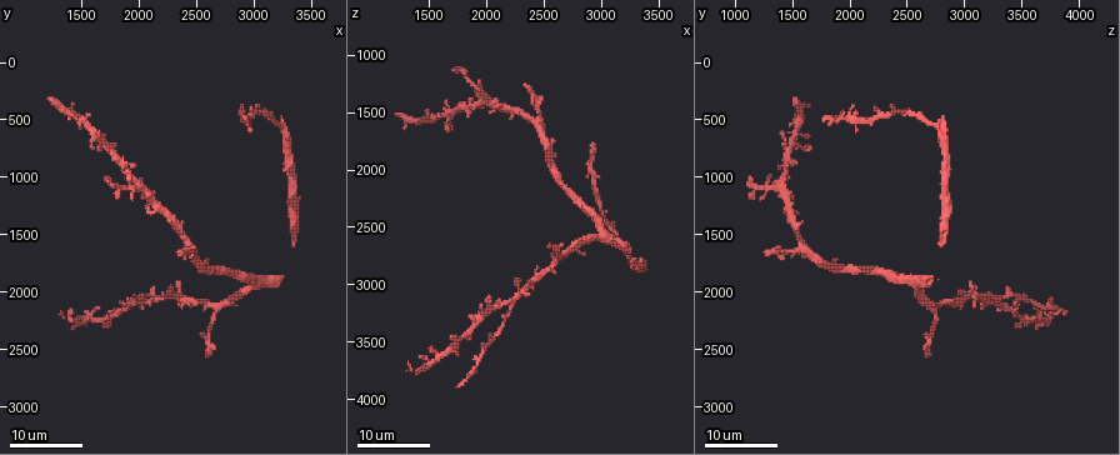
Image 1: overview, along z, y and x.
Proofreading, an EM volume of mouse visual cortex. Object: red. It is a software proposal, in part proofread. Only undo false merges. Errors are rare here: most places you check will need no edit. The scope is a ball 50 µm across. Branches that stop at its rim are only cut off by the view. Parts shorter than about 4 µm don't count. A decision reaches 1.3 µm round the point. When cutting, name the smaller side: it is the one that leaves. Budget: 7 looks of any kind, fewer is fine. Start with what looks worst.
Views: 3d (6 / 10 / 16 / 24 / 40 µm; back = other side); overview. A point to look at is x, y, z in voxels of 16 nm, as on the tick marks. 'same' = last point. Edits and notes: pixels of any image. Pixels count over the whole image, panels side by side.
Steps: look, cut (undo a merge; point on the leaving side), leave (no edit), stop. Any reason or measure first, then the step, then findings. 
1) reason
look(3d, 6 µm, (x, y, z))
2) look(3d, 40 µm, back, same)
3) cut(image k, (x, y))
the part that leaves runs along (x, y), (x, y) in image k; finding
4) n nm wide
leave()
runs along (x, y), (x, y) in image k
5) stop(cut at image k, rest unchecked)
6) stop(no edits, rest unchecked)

branch point
look(3d, 16 µm, (2240, 2020, 3160))

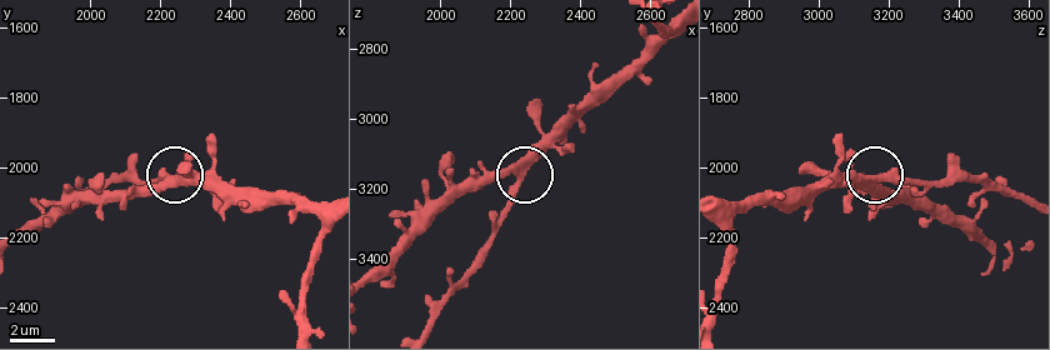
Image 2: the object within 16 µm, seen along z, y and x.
look(3d, 10 µm, (2220, 2030, 3170))

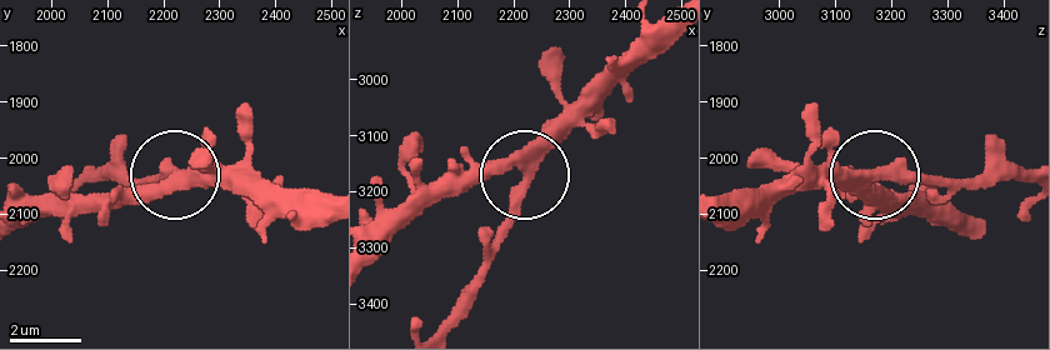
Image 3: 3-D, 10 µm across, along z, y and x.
zoom in
look(3d, 6 µm, (2220, 2030, 3170))

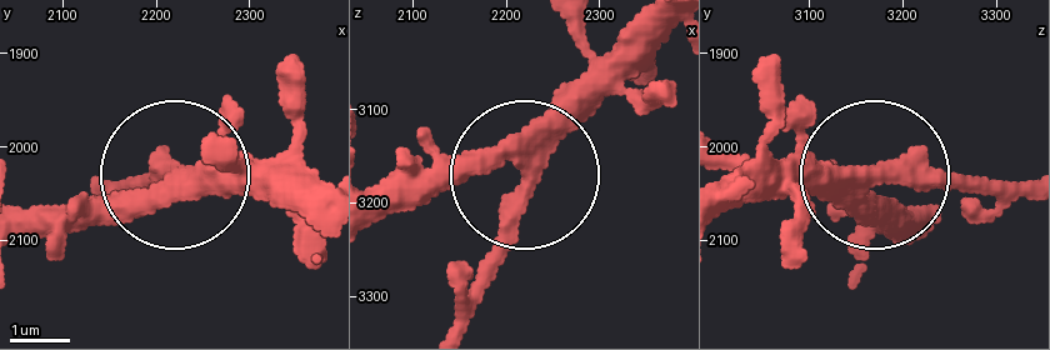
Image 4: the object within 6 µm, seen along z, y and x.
360 nm wide
leave()
runs along (670, 28), (535, 161), (511, 251), (476, 306) in image 4; one neuron here

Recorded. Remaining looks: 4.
look(3d, 16 µm, (2420, 1620, 1560))

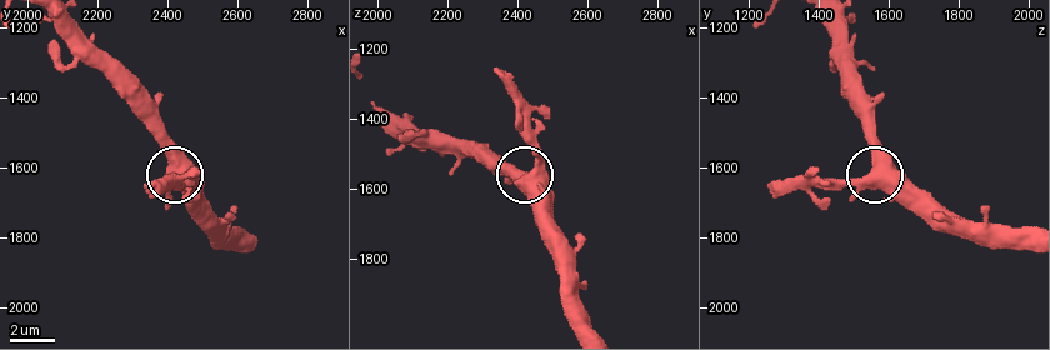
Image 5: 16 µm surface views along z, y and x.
zoom in
look(3d, 10 µm, (2420, 1610, 1570))

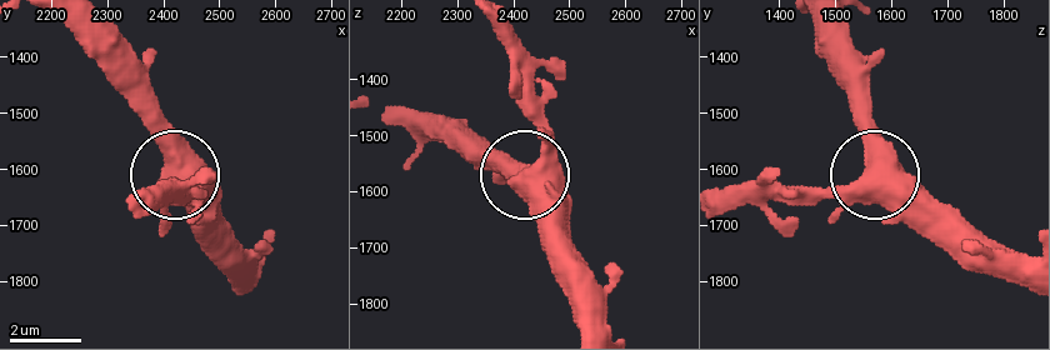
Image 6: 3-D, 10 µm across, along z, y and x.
look(3d, 6 µm, (2425, 1610, 1570))

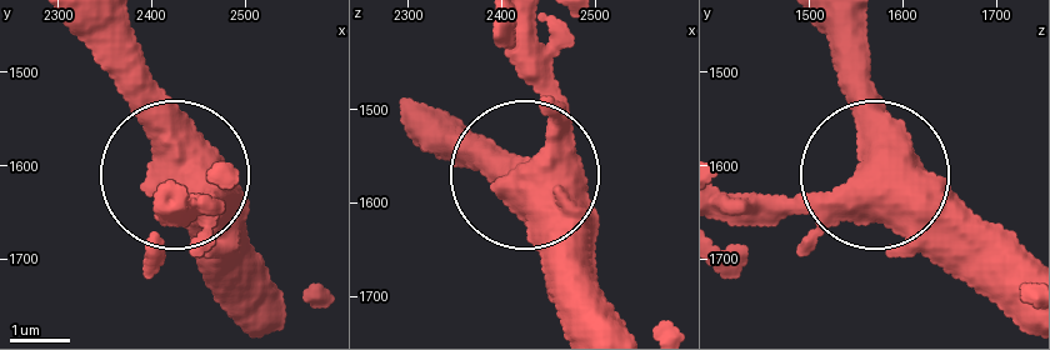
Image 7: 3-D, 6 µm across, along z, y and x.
3 arms
leave()
one neuron here

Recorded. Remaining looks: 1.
stop(no edits, rest unchecked)

